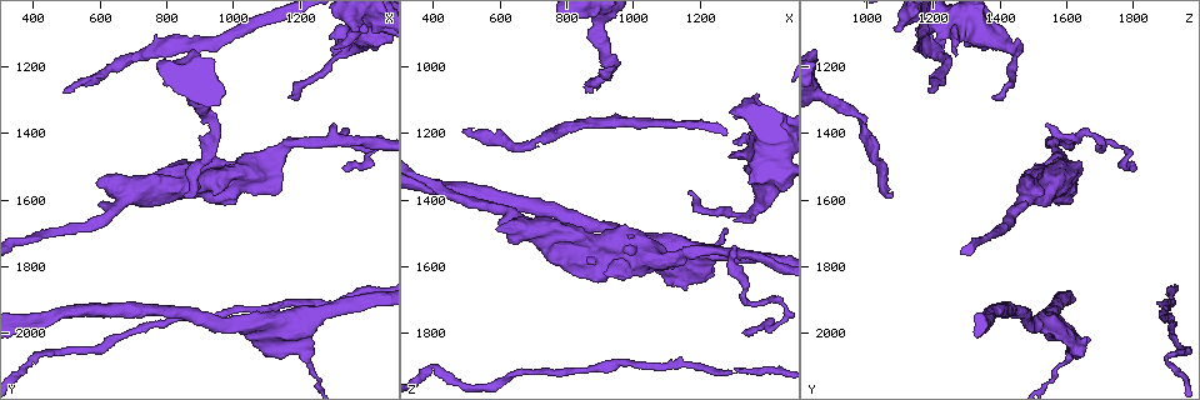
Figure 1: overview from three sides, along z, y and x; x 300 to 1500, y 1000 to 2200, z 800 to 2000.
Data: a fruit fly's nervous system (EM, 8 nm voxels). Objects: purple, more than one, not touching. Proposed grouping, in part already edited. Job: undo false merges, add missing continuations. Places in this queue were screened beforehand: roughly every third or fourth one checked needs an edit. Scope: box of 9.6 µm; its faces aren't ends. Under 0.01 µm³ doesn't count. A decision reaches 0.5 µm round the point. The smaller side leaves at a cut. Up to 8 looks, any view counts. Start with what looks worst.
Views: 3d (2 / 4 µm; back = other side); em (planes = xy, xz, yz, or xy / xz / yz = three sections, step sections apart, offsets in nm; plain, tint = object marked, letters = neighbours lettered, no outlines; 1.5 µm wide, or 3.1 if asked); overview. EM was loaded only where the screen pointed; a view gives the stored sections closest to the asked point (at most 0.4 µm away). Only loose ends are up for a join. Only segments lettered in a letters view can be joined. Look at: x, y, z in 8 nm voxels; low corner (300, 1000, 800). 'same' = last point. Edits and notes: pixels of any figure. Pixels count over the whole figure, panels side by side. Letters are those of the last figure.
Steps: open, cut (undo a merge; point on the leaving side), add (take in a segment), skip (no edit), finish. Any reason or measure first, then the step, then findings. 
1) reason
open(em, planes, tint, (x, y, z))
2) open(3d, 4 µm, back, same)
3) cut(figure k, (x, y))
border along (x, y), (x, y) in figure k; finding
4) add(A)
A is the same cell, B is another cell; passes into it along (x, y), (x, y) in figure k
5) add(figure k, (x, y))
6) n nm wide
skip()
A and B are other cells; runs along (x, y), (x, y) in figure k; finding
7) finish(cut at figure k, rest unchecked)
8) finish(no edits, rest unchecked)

branch stops here
open(em, planes, letters, (490, 1270, 1200))

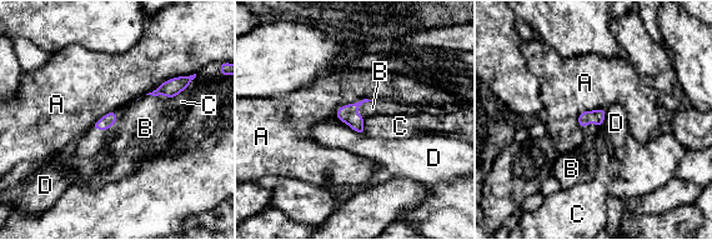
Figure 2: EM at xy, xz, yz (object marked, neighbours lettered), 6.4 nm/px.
D touches over 220 nm
add(B)
B is the same cell, A, C and D are other cells; passes into it along (346, 114), (362, 103), (372, 108) in figure 2; it goes on there

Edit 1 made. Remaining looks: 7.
end of a long branch
open(3d, 4 µm, (870, 1580, 1070))

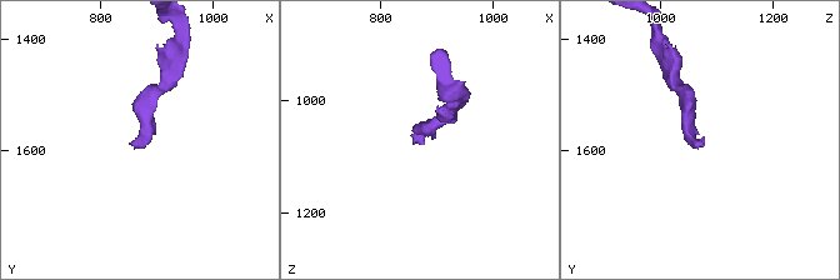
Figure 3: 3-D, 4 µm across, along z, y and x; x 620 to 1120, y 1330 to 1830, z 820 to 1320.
open(em, planes, plain, (880, 1580, 1075))

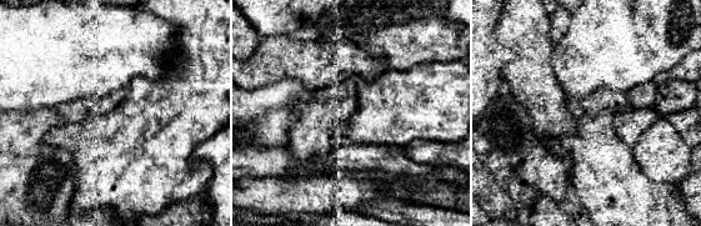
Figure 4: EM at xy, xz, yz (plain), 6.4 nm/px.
what lies round it
open(em, planes, letters, same)

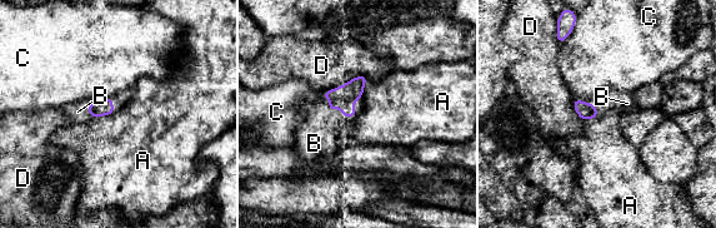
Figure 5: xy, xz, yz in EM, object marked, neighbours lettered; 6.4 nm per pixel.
add(B)
B is the same cell, A, C and D are other cells; the neuron continues

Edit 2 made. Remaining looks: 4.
sharp bend
open(em, planes, tint, (400, 2070, 1910))

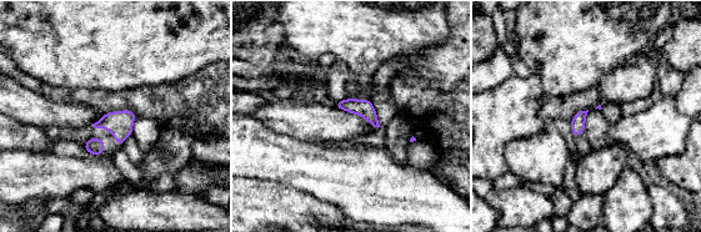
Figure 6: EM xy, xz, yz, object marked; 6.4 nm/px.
open(em, planes, letters, same)

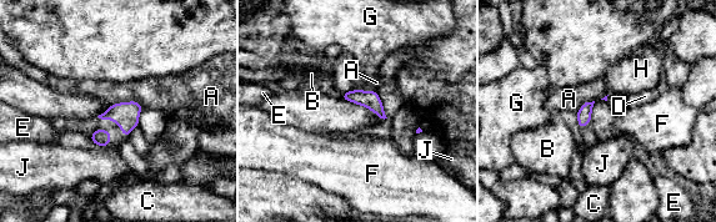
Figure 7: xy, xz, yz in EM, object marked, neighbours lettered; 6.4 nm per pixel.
A touches over 220 nm
skip()
A, B, C, D, E, F, G, H and J are other cells; border along (109, 105), (138, 101), (143, 106) in figure 7; one neuron here

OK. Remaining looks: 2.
finish(add at figure 2, add at figure 5, rest unchecked)

